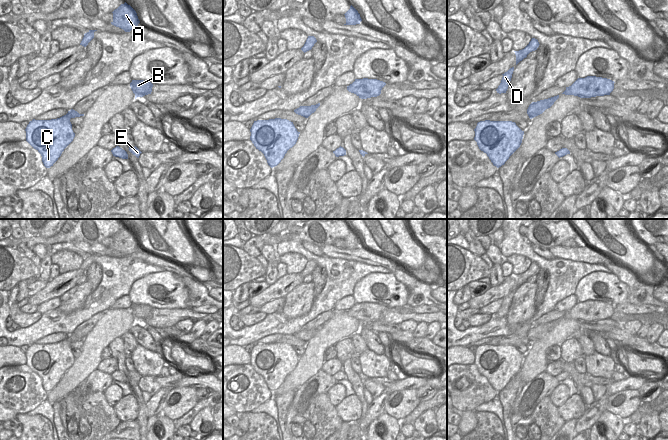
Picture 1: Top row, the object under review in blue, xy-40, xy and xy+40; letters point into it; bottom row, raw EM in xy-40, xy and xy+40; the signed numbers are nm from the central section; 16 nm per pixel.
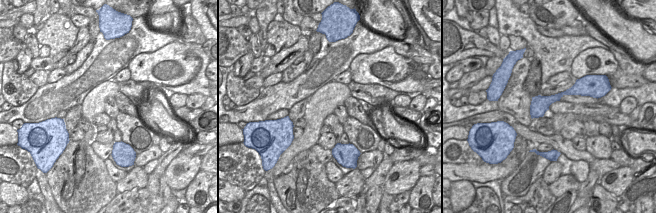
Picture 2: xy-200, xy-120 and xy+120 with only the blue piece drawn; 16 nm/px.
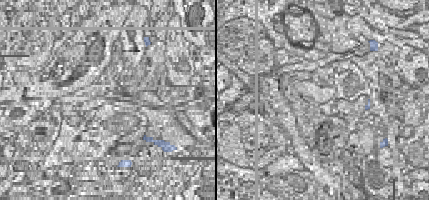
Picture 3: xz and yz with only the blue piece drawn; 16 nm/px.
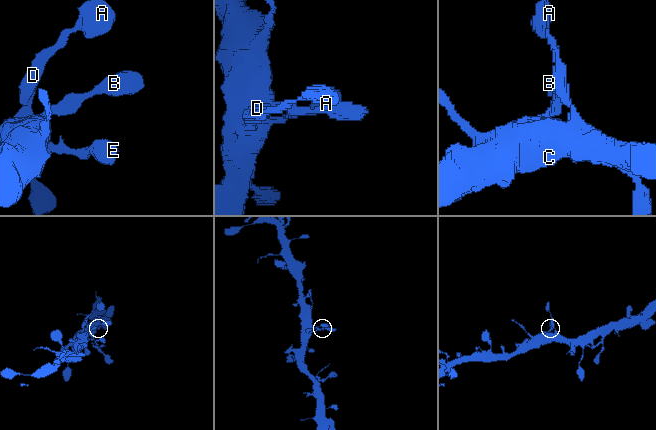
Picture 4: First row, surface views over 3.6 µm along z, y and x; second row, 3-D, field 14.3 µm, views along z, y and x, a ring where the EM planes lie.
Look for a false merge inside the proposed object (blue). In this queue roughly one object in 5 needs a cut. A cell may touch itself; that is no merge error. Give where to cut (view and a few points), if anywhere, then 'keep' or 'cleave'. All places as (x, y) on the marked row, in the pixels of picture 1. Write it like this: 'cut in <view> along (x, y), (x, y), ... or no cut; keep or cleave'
no cut; keep

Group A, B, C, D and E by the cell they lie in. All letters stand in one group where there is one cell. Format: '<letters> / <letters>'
A B C D E

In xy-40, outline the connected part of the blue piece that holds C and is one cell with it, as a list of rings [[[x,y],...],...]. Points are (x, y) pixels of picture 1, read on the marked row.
[[[71,109],[60,118],[51,120],[35,120],[29,122],[26,141],[42,156],[46,168],[50,168],[61,156],[64,149],[73,141],[71,118],[84,116]]]

